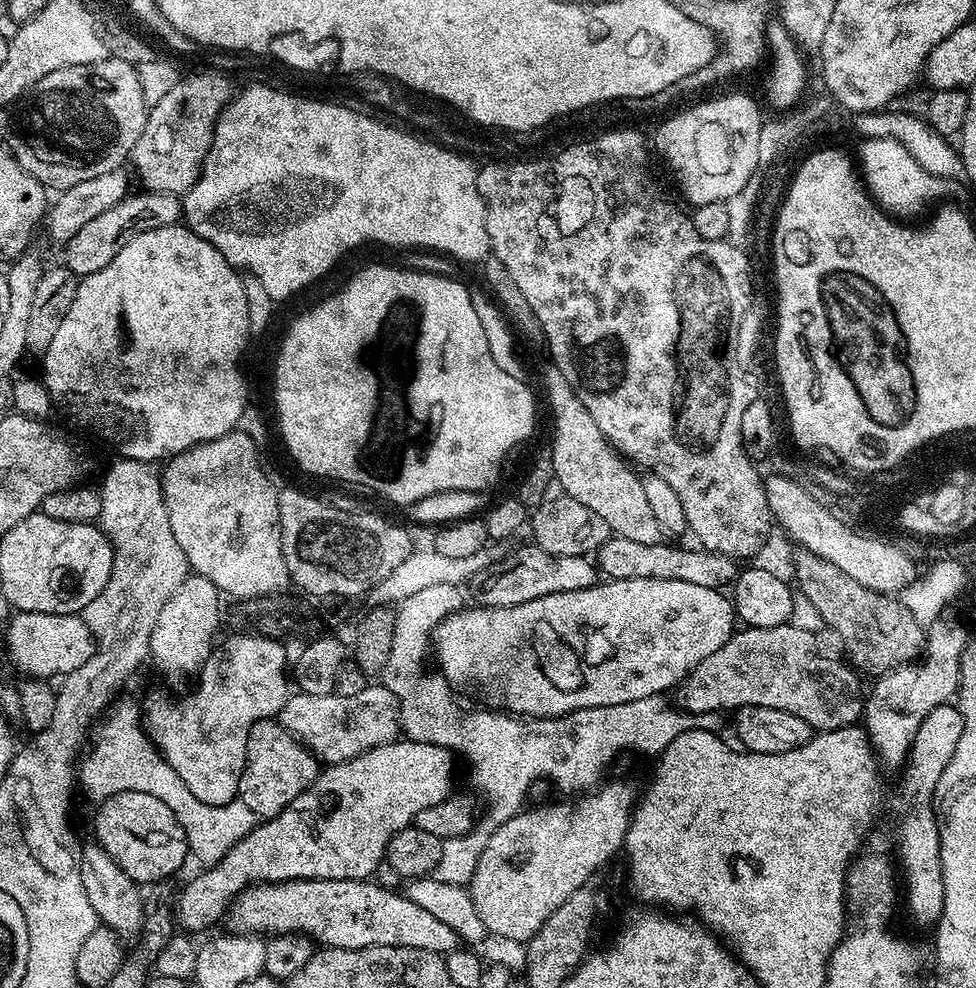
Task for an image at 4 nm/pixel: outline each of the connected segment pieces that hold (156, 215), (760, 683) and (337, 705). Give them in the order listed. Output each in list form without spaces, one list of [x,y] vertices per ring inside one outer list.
[[[133,191],[122,202],[118,202],[118,206],[110,206],[110,210],[105,210],[98,214],[98,218],[86,222],[86,226],[82,226],[82,230],[78,230],[74,238],[66,241],[65,248],[68,249],[64,252],[63,263],[77,278],[94,274],[102,270],[102,266],[110,266],[110,262],[114,262],[114,254],[118,254],[118,250],[122,250],[126,242],[138,238],[138,234],[181,223],[182,204],[173,193],[139,191]]]
[[[789,622],[773,628],[749,628],[747,626],[733,631],[732,637],[714,654],[710,654],[697,668],[692,669],[679,685],[679,707],[690,713],[723,713],[723,708],[739,710],[770,706],[776,704],[776,710],[792,708],[792,714],[816,712],[817,733],[833,732],[839,728],[853,727],[863,717],[865,697],[860,697],[860,684],[856,681],[857,673],[847,663],[839,664],[831,660],[826,653],[820,652],[816,645],[816,636],[804,628],[797,628]]]
[[[366,686],[356,696],[289,695],[278,719],[297,740],[325,765],[340,764],[380,744],[390,744],[401,731],[396,695],[383,686]]]

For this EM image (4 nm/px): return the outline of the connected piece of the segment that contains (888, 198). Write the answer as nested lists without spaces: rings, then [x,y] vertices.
[[[868,138],[863,142],[860,160],[858,156],[862,182],[872,199],[889,215],[910,220],[910,217],[922,213],[943,190],[945,183],[924,170],[900,142],[882,138]]]

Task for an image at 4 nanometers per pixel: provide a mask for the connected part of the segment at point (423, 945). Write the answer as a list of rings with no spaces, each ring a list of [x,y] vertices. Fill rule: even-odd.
[[[371,879],[286,880],[282,884],[254,884],[236,895],[226,913],[226,924],[236,934],[263,934],[268,938],[303,934],[324,948],[369,948],[377,944],[447,954],[458,947],[458,935],[454,929],[408,900],[406,895],[382,888]]]

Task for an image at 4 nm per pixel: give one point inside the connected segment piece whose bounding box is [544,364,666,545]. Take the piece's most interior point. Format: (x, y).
(584, 463)

